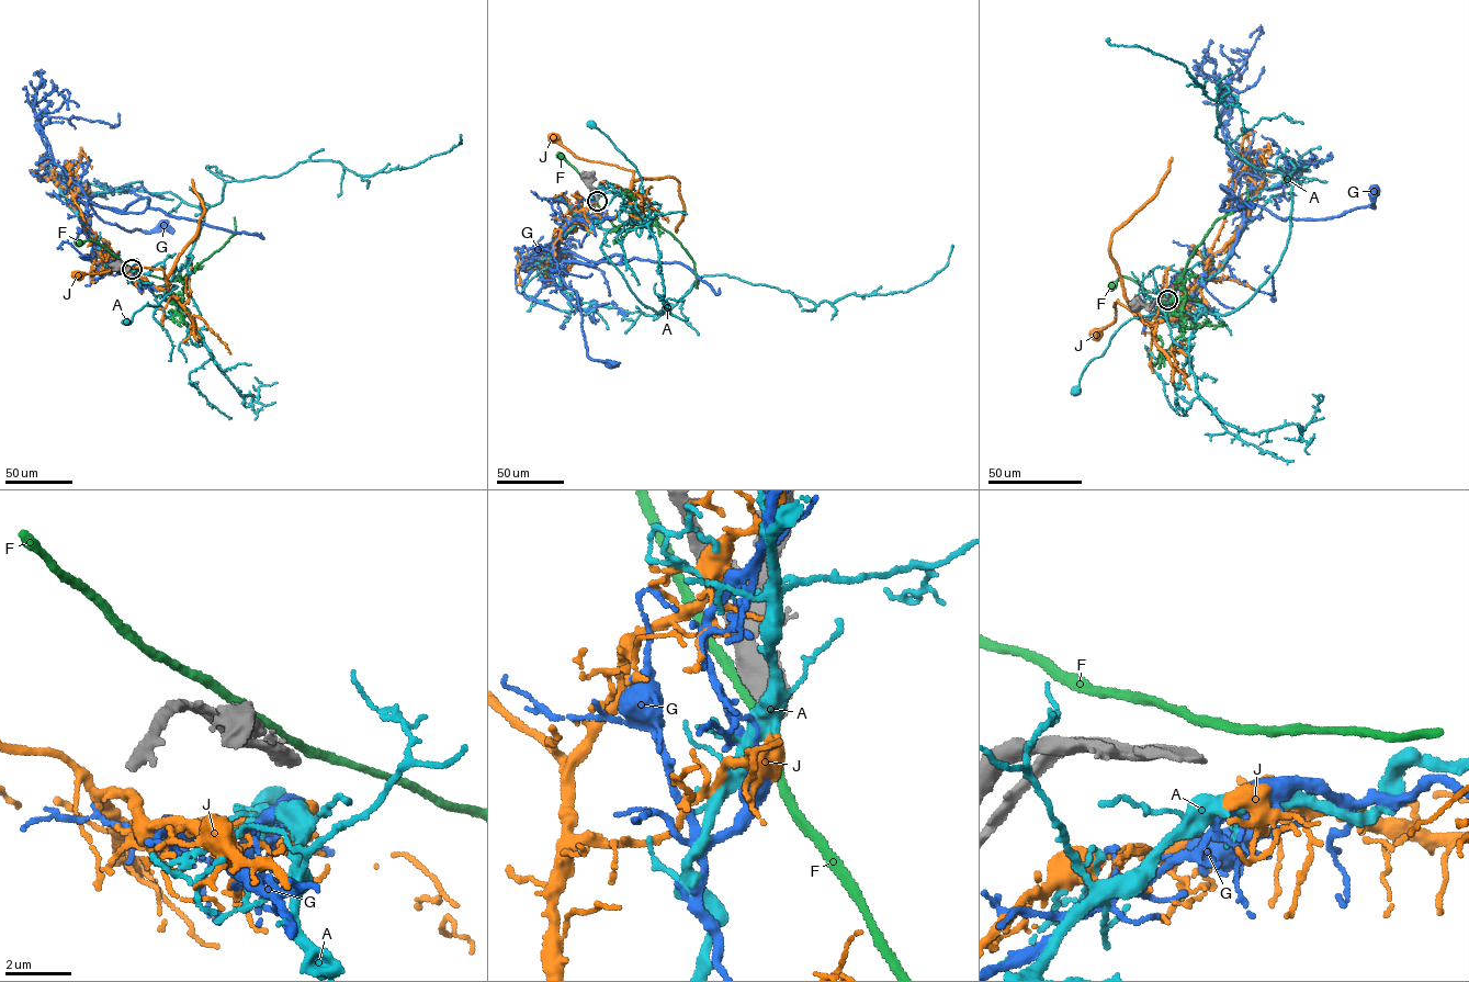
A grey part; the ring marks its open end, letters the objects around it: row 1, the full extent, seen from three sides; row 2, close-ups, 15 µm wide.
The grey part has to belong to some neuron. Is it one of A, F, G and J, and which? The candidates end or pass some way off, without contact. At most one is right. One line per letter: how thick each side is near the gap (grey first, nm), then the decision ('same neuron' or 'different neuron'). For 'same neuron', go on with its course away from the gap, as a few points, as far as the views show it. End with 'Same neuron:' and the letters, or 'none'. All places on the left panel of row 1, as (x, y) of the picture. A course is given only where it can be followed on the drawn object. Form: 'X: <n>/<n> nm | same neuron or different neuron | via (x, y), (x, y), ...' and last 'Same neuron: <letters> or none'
A: 400/460 nm | different neuron
F: 400/260 nm | different neuron
G: 400/360 nm | different neuron
J: 400/550 nm | different neuron
Same neuron: none

